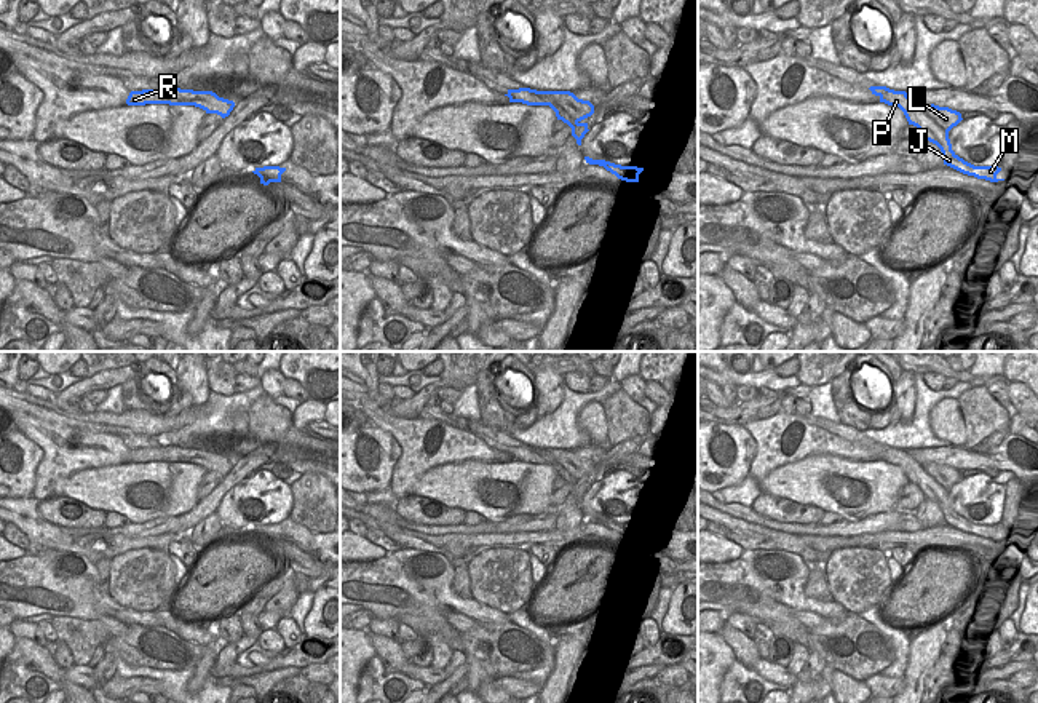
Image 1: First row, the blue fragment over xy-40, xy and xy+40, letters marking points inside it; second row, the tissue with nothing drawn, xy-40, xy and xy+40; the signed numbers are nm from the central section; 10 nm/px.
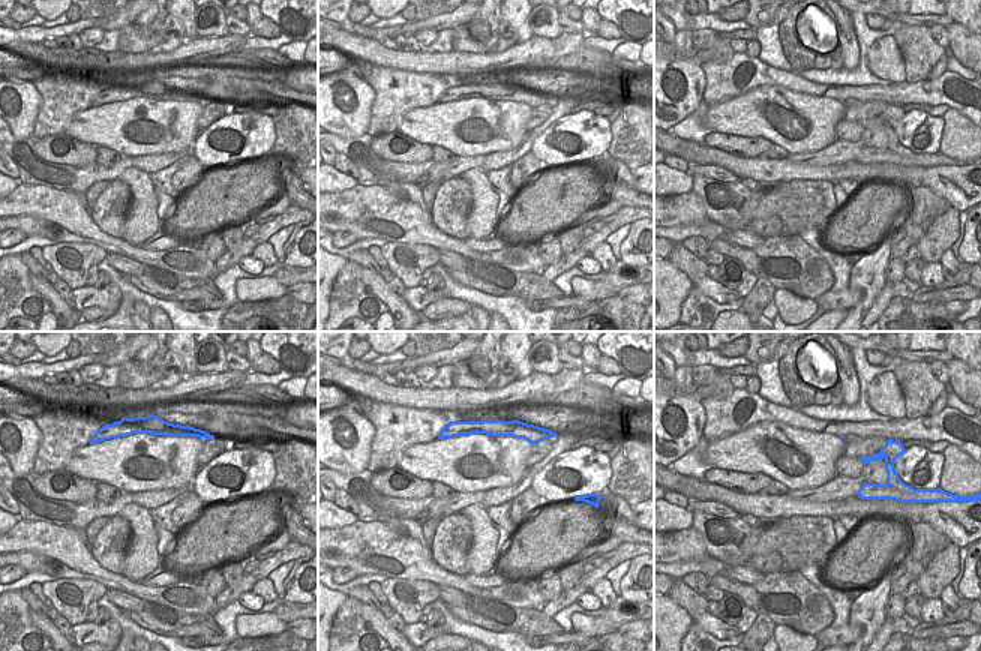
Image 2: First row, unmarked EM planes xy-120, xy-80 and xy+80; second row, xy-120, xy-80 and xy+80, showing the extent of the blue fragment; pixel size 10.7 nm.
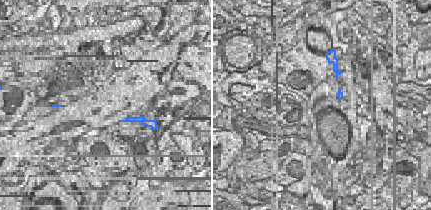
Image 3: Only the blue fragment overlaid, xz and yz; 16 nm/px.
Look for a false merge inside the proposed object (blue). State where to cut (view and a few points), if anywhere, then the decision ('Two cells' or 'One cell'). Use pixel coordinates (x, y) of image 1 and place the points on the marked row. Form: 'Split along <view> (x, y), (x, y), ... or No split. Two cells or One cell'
Split along xy+40 (915, 122), (933, 119), (947, 131). Two cells

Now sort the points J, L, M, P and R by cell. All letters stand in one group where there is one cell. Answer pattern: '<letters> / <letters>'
J M / L P R

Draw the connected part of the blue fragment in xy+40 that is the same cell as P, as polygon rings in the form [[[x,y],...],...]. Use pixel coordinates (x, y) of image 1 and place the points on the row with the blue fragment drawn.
[[[870,86],[869,89],[872,94],[880,97],[880,102],[899,107],[904,112],[909,125],[913,126],[917,126],[920,120],[933,118],[945,131],[950,131],[963,120],[960,112],[949,107],[939,107],[934,104],[918,105],[907,96],[905,91],[894,91],[886,86]]]

